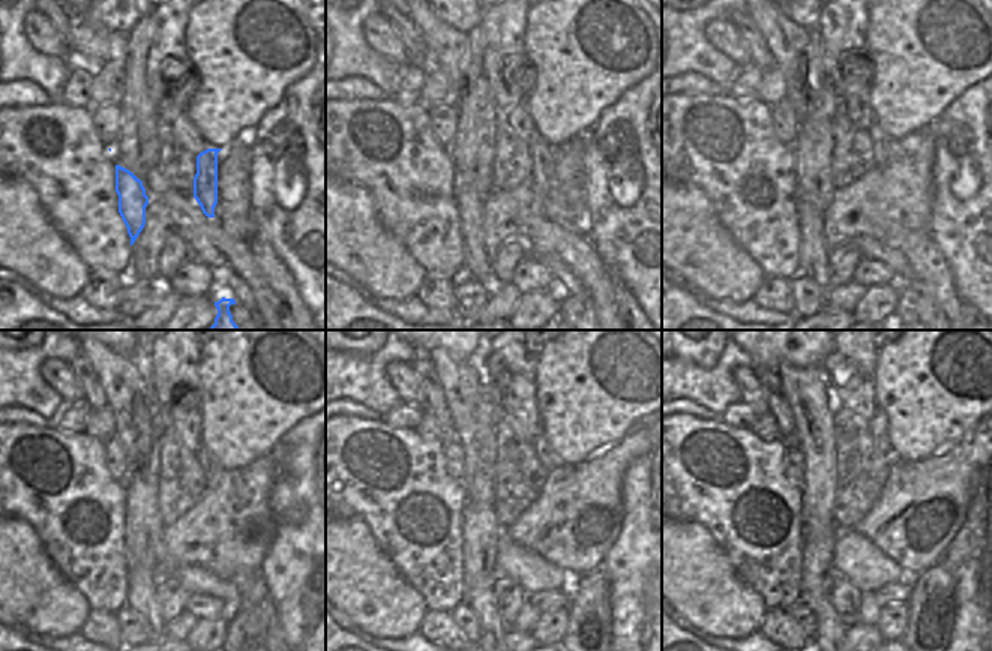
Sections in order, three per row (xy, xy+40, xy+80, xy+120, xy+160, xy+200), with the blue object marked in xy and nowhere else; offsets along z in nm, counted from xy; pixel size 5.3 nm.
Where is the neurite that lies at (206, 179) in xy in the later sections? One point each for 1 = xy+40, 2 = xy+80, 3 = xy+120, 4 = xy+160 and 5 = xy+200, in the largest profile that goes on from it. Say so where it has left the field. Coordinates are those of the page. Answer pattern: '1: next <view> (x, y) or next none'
1: next xy+40 (541, 150)
2: next xy+80 (881, 141)
3: next xy+120 (210, 467)
4: next xy+160 (544, 452)
5: next xy+200 (878, 425)

